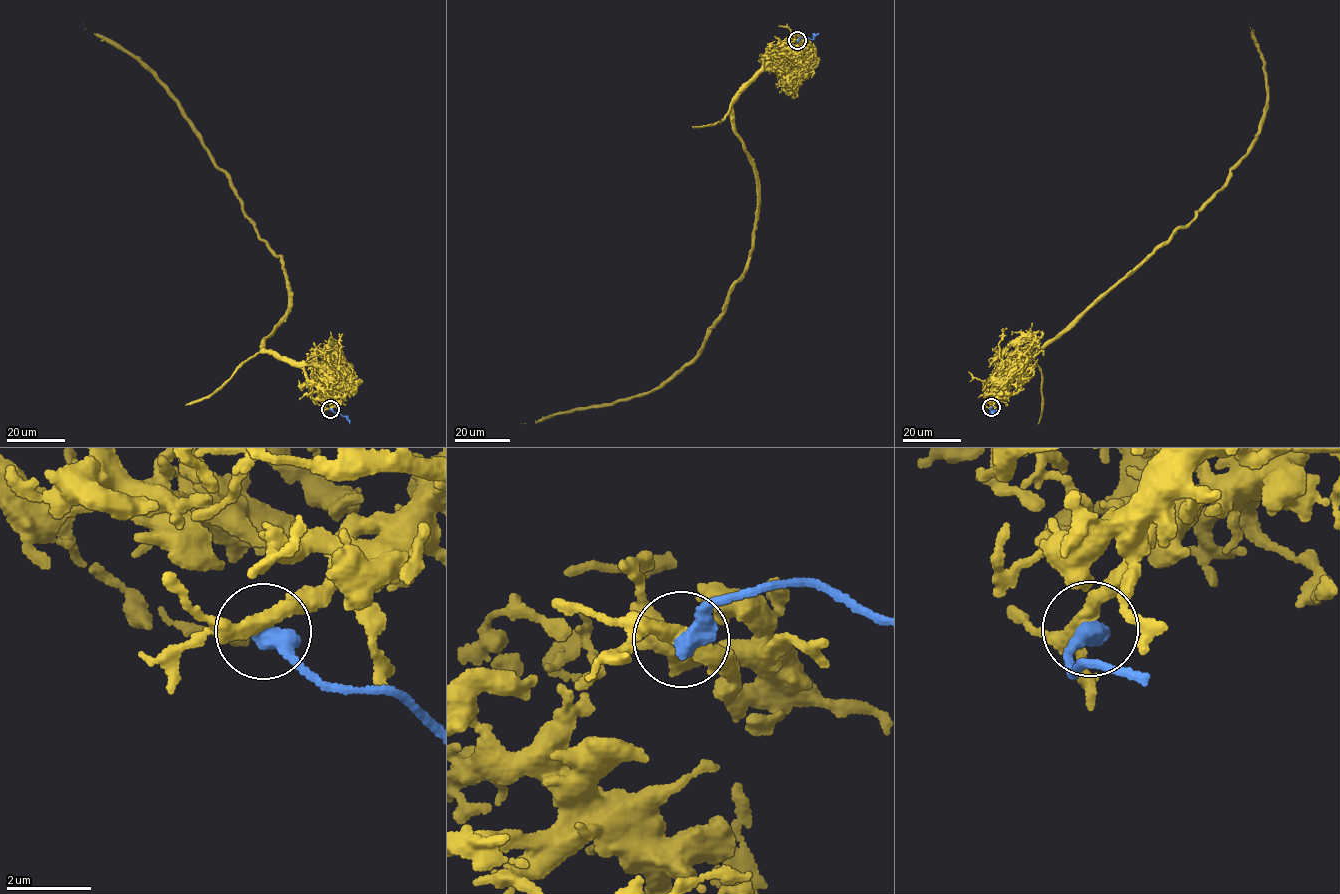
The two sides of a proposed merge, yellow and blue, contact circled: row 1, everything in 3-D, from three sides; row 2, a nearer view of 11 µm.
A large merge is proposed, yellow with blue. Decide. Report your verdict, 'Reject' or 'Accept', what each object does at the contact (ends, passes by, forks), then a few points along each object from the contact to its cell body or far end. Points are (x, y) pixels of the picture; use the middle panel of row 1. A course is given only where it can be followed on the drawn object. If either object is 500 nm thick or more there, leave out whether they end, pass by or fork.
Reject. Course of yellow: (797, 40), (805, 49), (777, 57), (732, 105), (758, 193), (752, 245), (698, 355), (651, 390), (521, 423). Course of blue: (797, 40), (806, 36), (811, 39), (819, 33)

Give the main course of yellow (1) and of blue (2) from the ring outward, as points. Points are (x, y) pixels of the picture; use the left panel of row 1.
1: (330, 408), (342, 396), (334, 377), (260, 348), (290, 300), (280, 257), (230, 176), (168, 88), (82, 23)
2: (330, 408), (347, 418), (349, 424)

